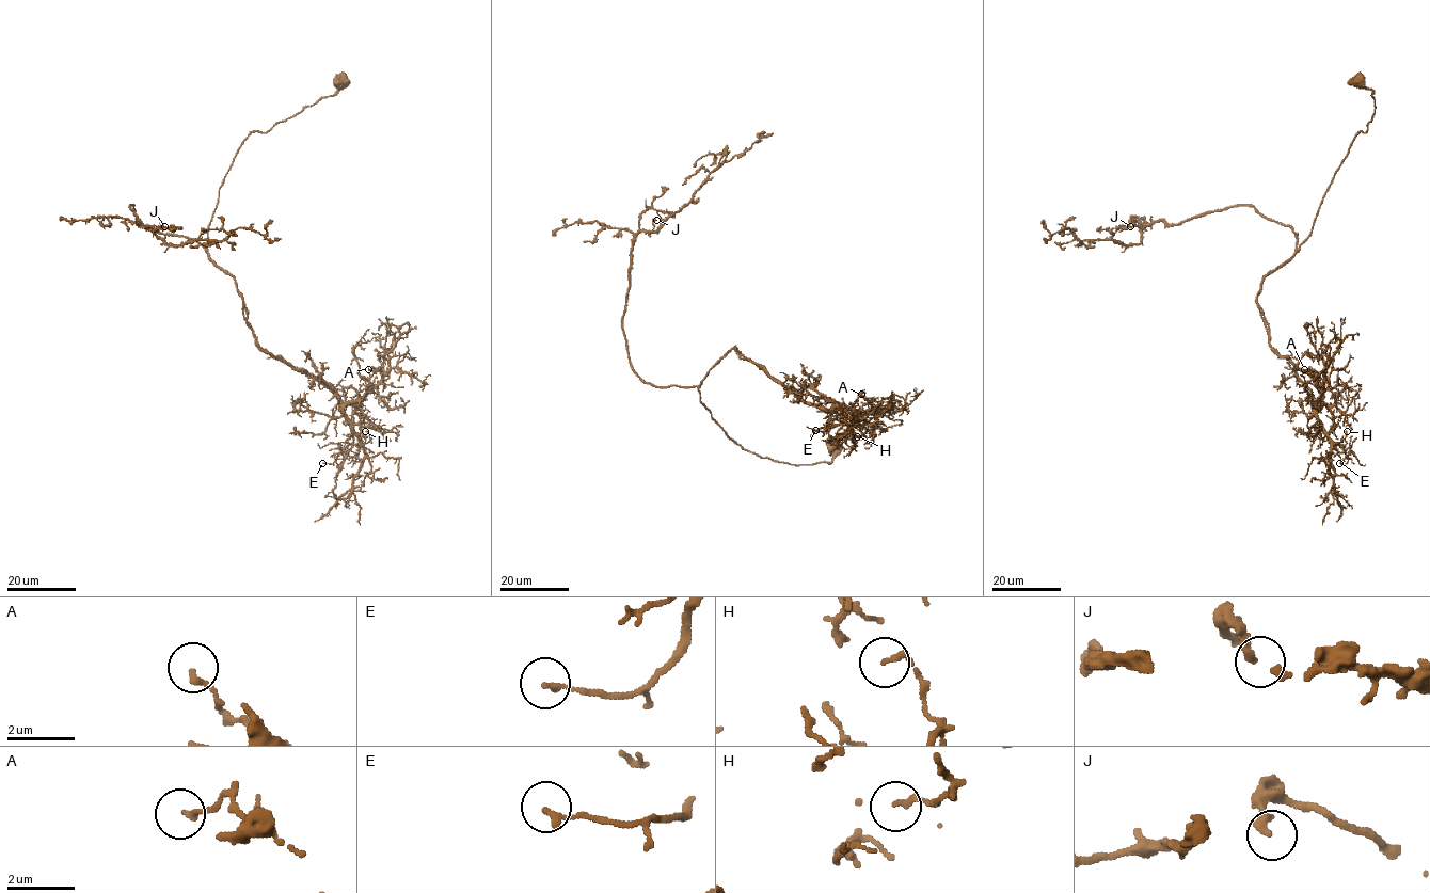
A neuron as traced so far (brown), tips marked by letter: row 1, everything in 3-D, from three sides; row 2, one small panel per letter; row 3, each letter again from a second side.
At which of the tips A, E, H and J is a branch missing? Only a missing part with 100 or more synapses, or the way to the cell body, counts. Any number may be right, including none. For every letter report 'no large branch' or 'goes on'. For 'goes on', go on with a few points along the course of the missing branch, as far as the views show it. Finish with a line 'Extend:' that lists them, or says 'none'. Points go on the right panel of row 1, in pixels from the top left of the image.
A: no large branch
E: no large branch
H: no large branch
J: no large branch
Extend: none

